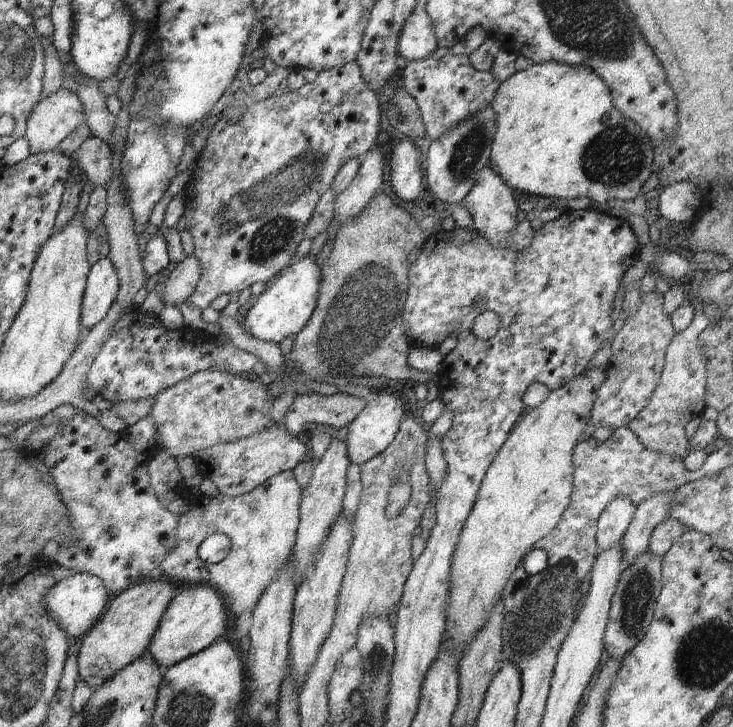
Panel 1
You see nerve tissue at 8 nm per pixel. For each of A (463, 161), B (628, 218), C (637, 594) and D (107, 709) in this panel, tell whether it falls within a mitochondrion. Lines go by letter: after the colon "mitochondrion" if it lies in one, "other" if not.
A: mitochondrion
B: other
C: mitochondrion
D: mitochondrion

